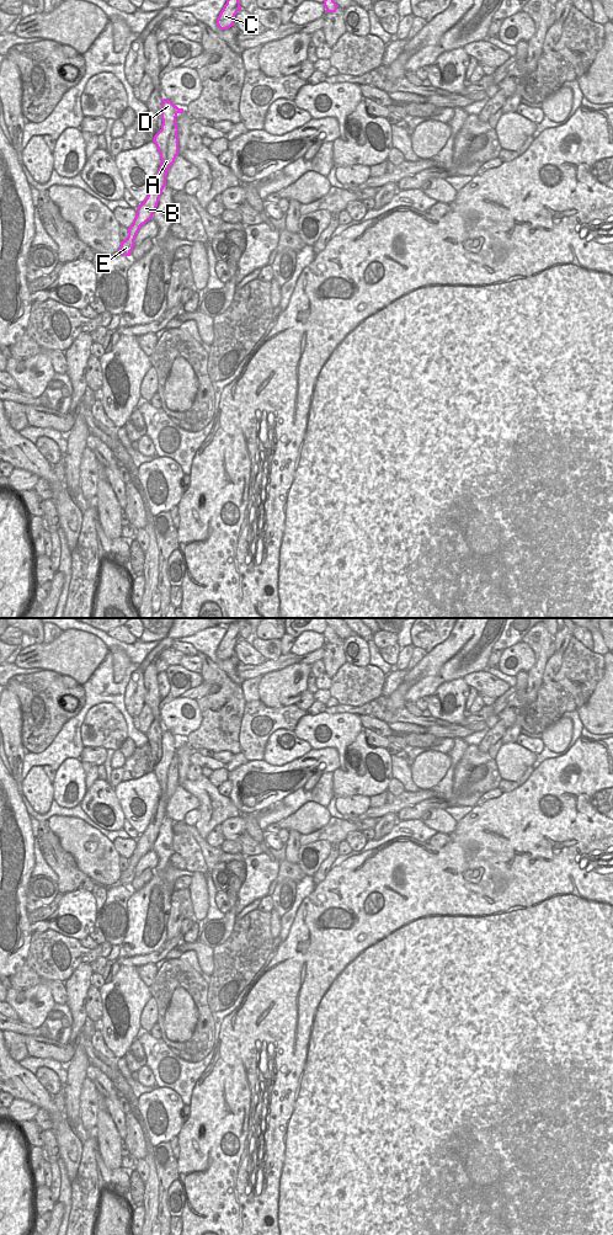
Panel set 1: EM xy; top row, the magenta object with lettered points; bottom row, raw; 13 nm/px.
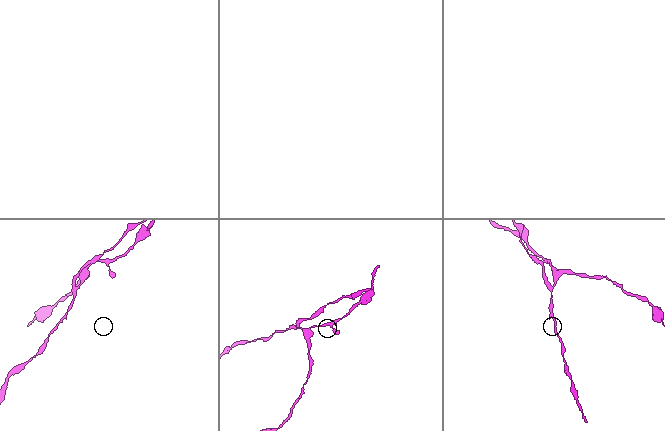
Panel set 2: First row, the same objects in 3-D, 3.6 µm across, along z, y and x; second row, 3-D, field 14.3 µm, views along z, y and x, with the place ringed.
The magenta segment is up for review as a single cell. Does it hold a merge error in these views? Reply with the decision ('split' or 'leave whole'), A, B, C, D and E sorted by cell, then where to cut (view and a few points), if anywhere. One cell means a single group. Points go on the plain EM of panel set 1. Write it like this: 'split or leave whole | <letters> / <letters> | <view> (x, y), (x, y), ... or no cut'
split | A B D E / C | xy (175, 752), (169, 768), (169, 781), (177, 784)

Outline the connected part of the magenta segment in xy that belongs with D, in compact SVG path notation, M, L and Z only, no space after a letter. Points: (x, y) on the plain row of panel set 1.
M164 729L161 734L161 760L154 766L153 772L155 773L158 782L160 784L160 798L158 800L156 808L150 818L150 821L137 839L137 846L133 851L133 855L128 858L128 867L126 871L121 872L118 884L130 887L133 880L135 867L142 856L153 848L153 845L158 837L160 825L162 824L164 818L166 816L166 805L171 795L175 793L177 784L169 782L169 768L172 761L172 757L176 754L176 741L171 731Z

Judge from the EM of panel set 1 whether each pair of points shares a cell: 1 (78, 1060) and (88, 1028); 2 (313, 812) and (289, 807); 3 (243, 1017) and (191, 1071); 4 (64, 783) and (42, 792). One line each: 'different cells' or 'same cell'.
1: same cell
2: different cells
3: different cells
4: different cells

